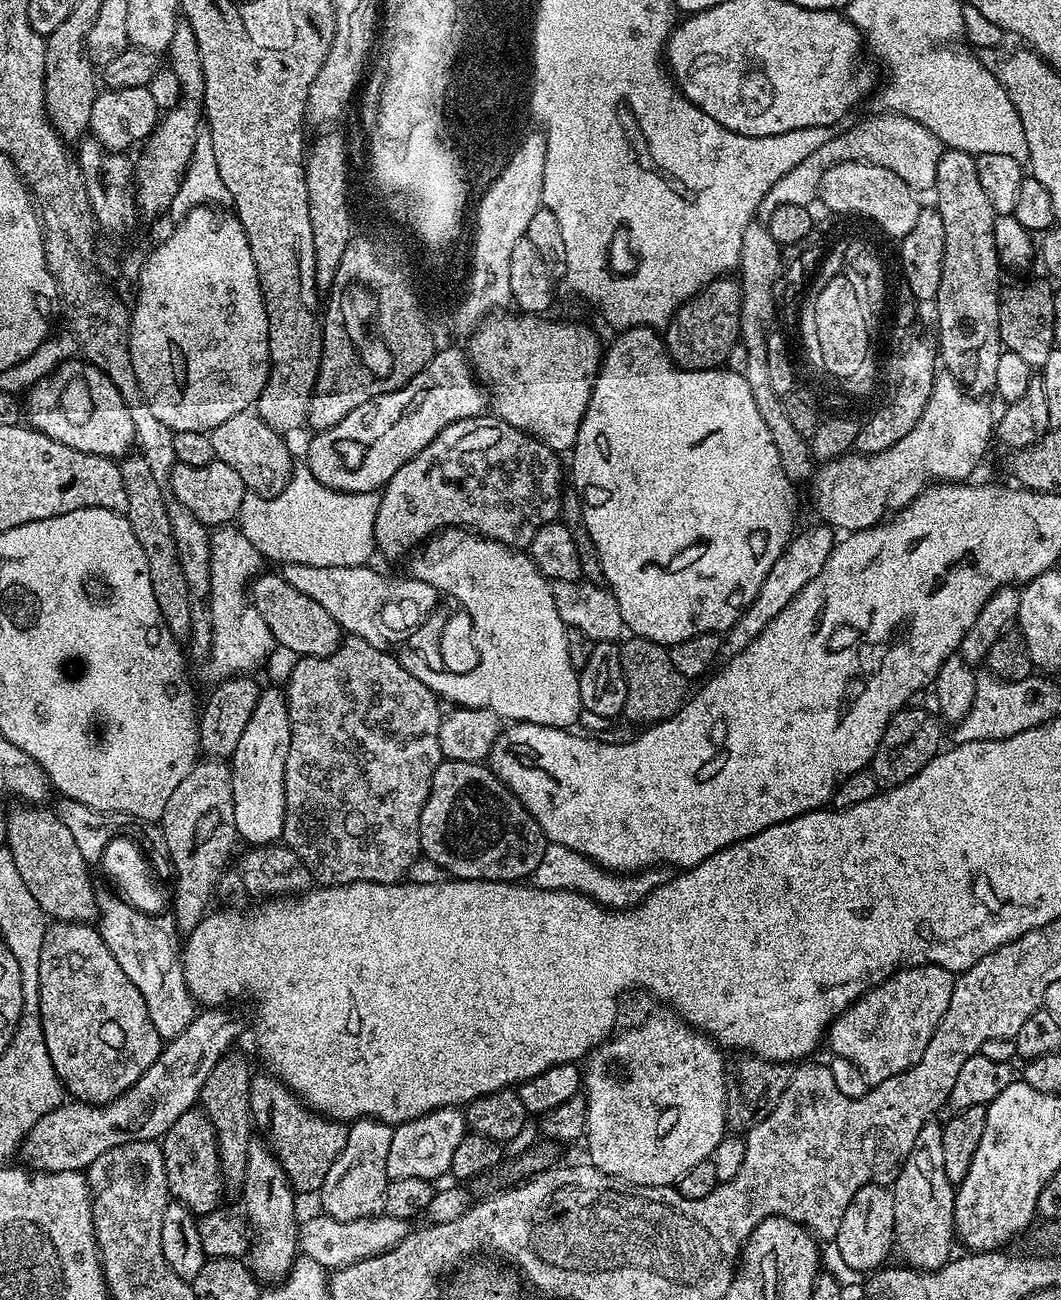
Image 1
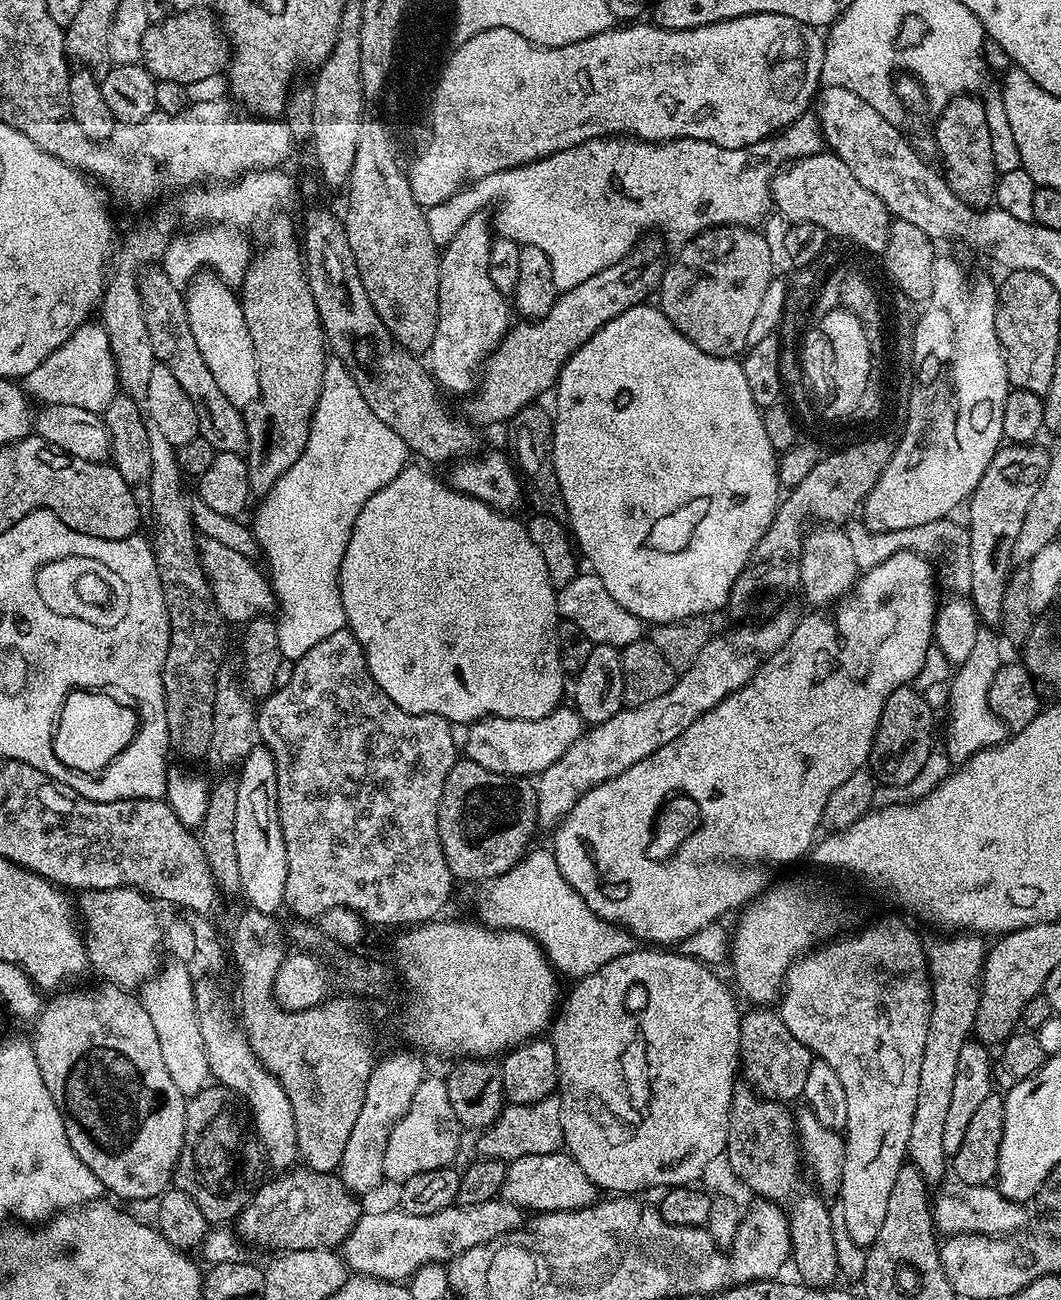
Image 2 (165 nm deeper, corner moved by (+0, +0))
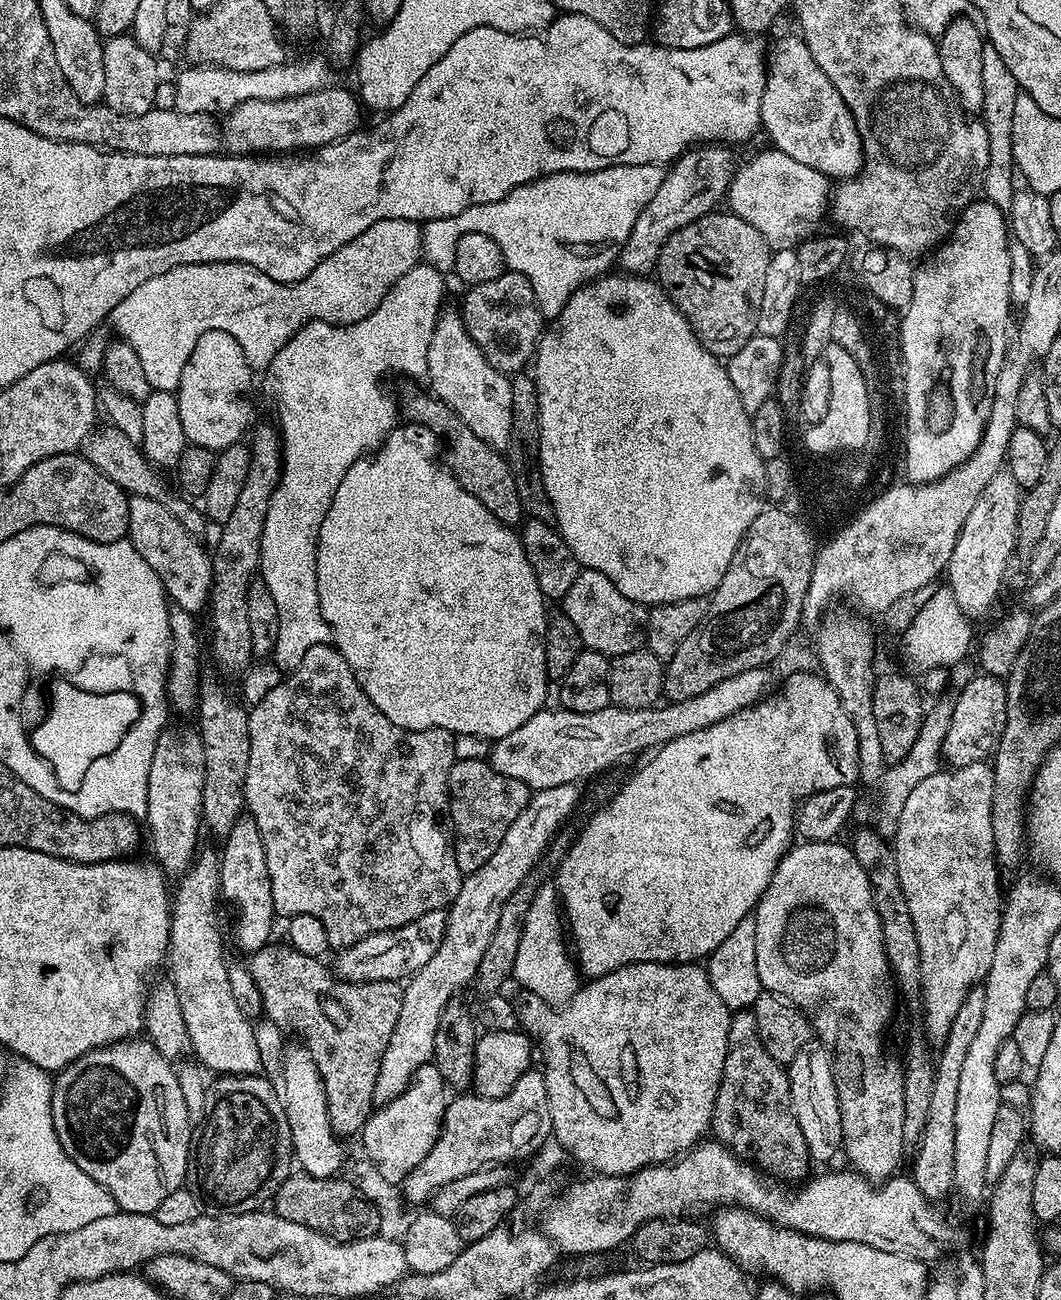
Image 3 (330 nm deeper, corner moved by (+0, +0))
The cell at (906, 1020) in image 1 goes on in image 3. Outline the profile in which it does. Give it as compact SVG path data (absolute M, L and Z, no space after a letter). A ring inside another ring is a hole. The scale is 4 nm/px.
M836 840L826 842L796 842L785 852L778 862L774 874L770 878L770 886L762 894L762 898L756 903L754 917L757 922L755 927L755 953L757 954L757 970L763 991L773 992L774 995L788 1001L804 1013L805 1018L812 1024L812 1031L818 1037L821 1044L832 1055L832 1069L834 1070L834 1082L838 1090L838 1106L842 1114L842 1145L843 1155L848 1155L848 1160L853 1169L873 1182L883 1182L897 1175L900 1159L904 1156L906 1145L902 1138L902 1114L904 1113L904 1070L899 1059L886 1060L880 1053L880 1032L892 1016L892 992L890 987L890 967L888 956L884 953L884 939L882 938L882 926L878 918L878 910L874 910L874 898L870 878L866 878L866 870L862 870L858 858L854 858L851 847L847 843L840 844Z

